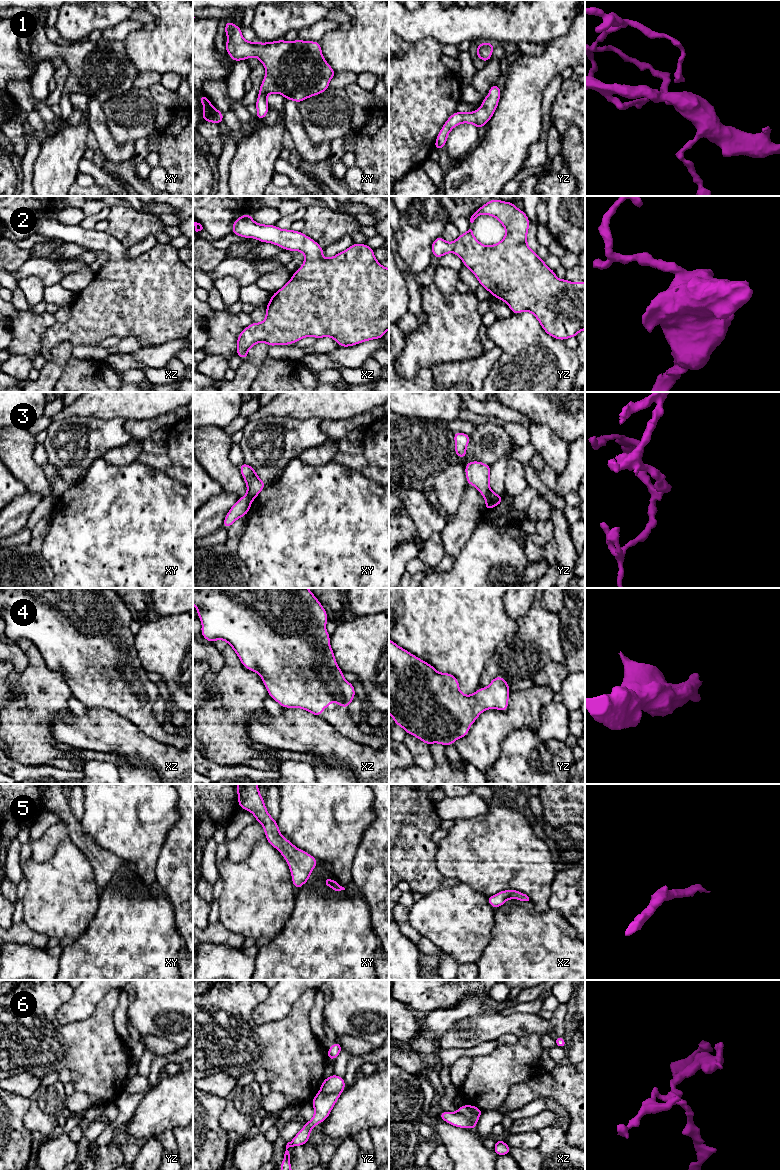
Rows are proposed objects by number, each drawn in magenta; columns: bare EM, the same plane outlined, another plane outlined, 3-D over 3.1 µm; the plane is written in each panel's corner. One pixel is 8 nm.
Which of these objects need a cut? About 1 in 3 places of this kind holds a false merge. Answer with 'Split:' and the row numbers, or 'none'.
Split: 3, 6

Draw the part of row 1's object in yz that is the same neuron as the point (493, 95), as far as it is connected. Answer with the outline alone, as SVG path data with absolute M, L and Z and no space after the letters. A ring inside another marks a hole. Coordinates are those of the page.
M497 84L491 85L489 95L481 102L479 110L469 112L455 112L444 123L442 129L437 135L434 148L437 150L446 146L447 137L450 131L459 124L469 123L476 126L477 129L484 127L493 116L497 109L499 98L501 96L500 87Z

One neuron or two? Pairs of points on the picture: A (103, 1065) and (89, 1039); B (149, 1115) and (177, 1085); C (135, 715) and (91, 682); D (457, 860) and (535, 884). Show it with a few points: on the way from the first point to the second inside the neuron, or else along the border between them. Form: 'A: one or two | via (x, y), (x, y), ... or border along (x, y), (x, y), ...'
A: one | via (97, 1059), (89, 1045)
B: one | via (157, 1108), (172, 1093)
C: one | via (124, 708), (102, 686)
D: one | via (476, 860), (511, 860), (516, 865)

